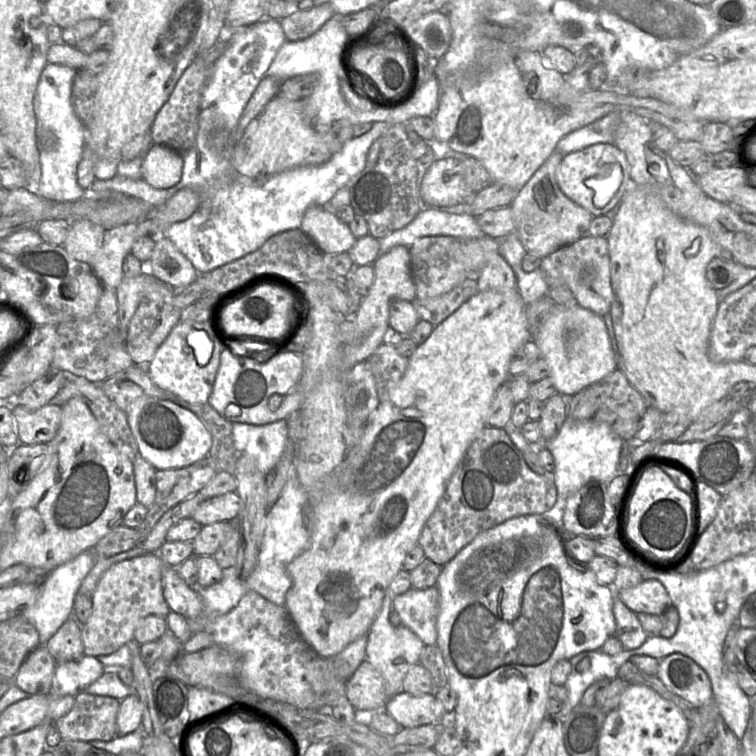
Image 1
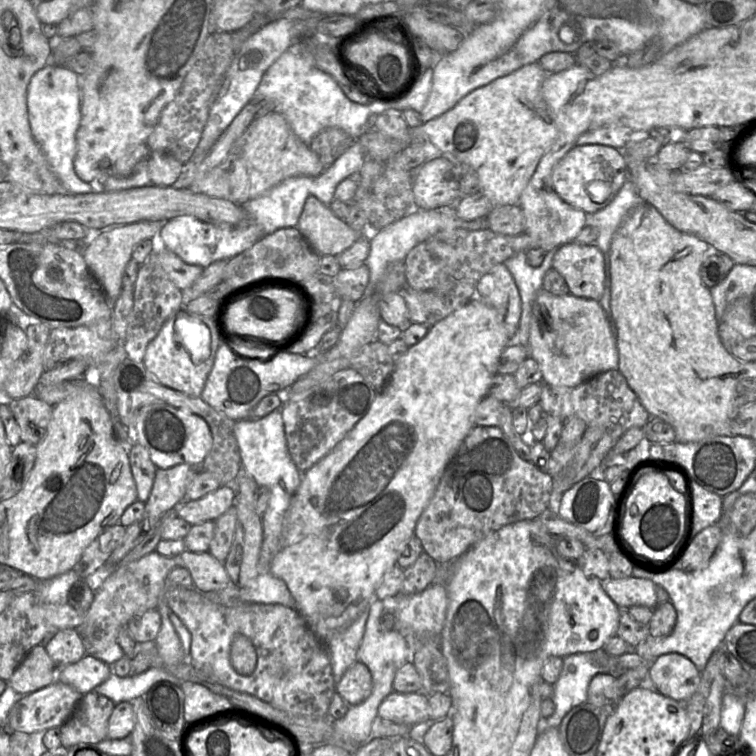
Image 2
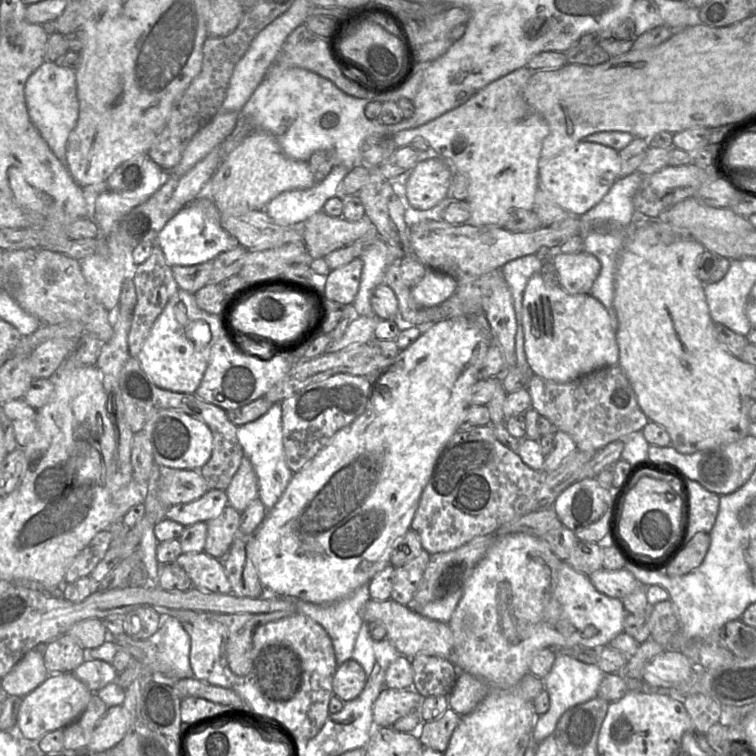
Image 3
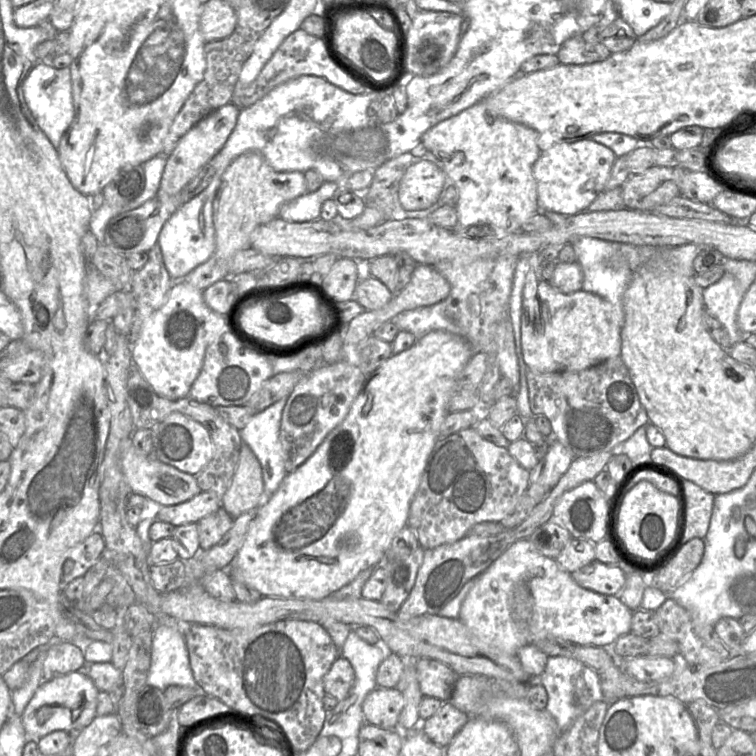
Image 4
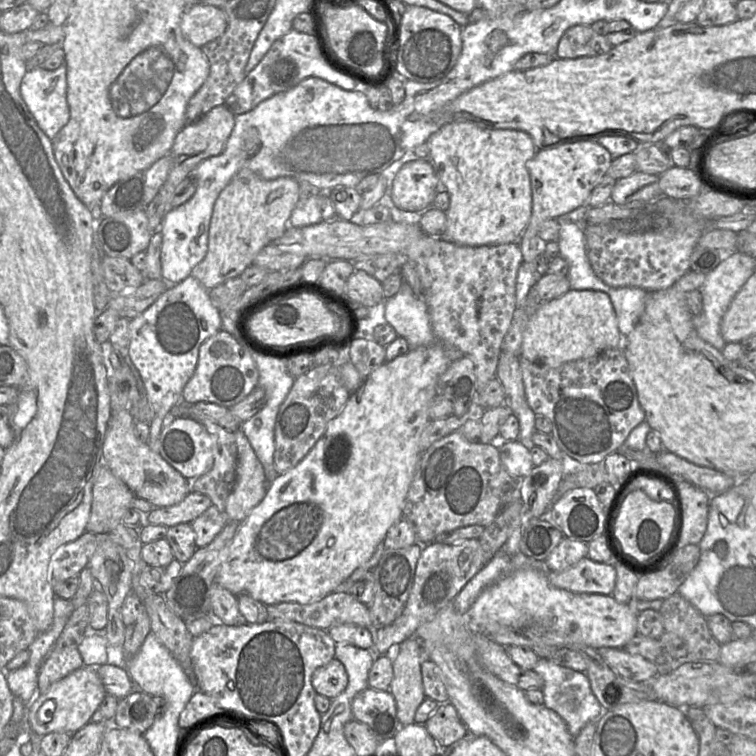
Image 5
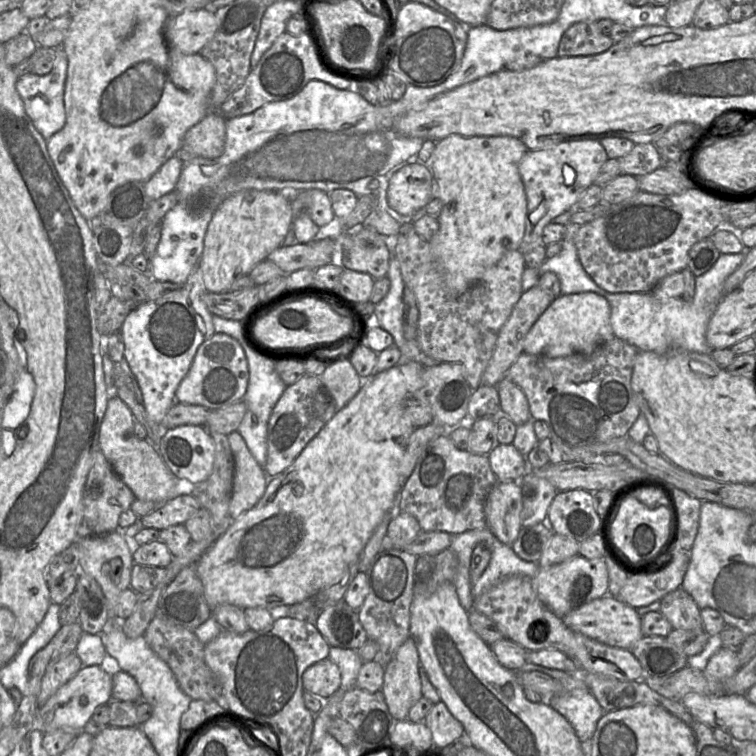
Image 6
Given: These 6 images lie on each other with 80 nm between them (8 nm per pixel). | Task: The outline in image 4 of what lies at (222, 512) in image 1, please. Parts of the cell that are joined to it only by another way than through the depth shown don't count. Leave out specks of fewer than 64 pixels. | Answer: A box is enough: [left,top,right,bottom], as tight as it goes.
[156,492,222,527]

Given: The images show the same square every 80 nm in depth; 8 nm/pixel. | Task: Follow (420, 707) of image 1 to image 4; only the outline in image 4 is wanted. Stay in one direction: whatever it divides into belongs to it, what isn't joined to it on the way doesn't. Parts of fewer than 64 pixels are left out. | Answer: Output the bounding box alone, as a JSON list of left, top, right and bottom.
[362,687,405,729]

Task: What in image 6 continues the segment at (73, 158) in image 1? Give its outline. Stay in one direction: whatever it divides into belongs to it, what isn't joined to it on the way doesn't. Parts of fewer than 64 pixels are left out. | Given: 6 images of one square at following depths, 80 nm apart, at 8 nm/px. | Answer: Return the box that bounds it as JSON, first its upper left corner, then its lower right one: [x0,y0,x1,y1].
[16,47,68,140]

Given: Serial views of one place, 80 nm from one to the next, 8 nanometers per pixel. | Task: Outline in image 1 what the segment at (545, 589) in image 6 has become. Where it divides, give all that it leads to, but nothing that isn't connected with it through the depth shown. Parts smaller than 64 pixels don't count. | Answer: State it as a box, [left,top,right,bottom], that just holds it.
[615,580,671,615]

